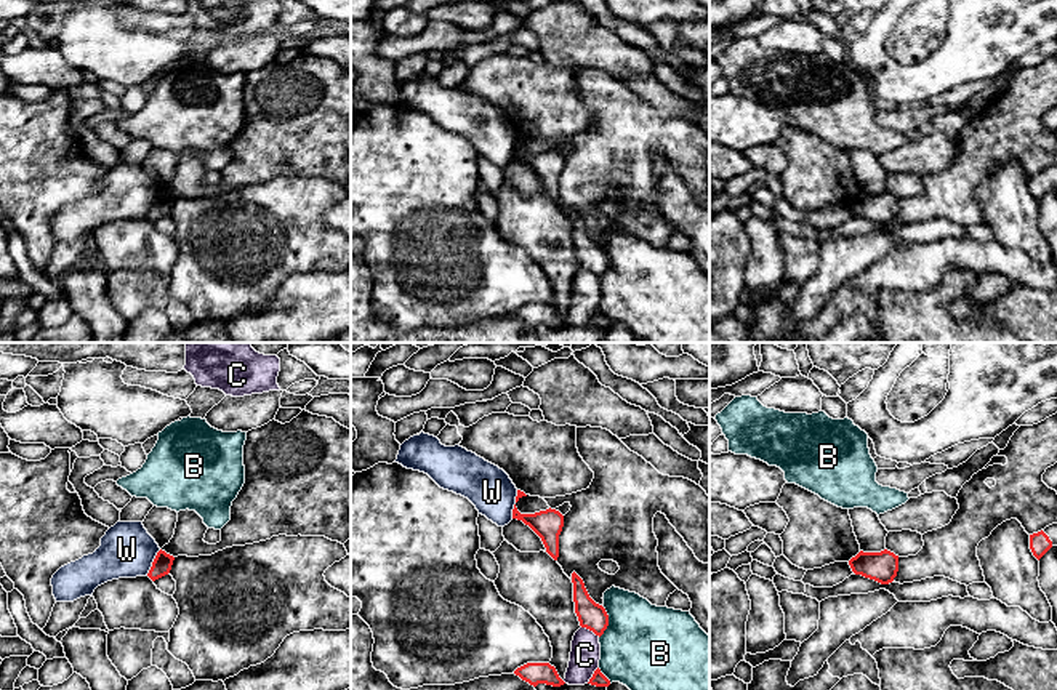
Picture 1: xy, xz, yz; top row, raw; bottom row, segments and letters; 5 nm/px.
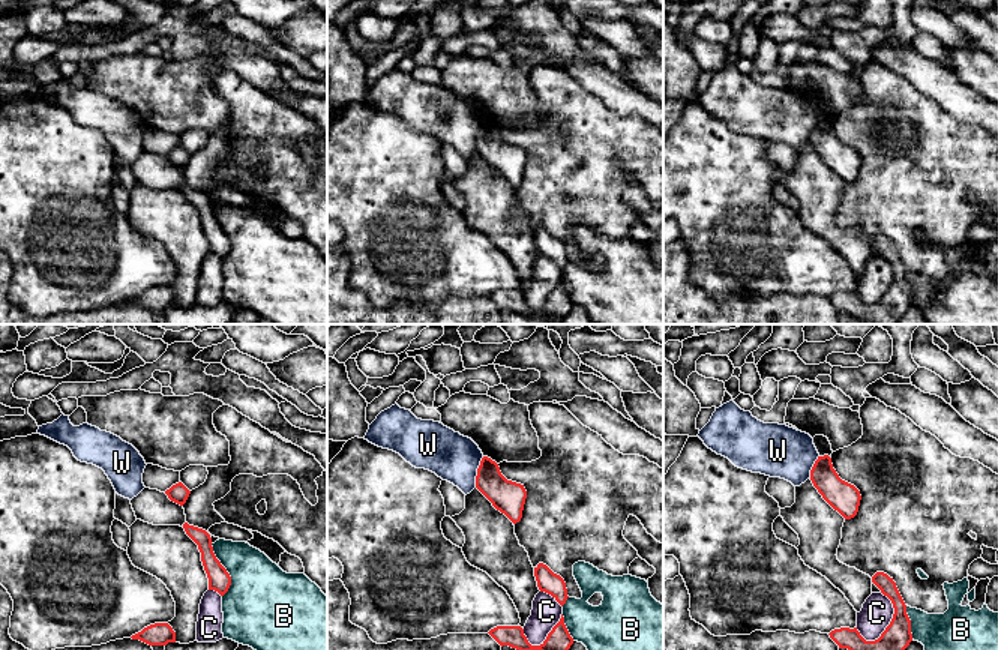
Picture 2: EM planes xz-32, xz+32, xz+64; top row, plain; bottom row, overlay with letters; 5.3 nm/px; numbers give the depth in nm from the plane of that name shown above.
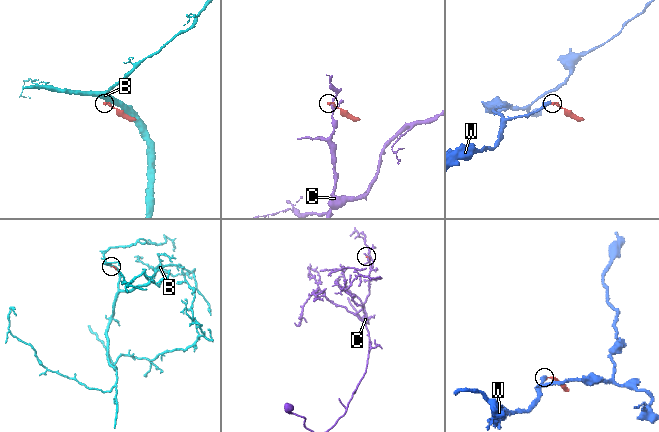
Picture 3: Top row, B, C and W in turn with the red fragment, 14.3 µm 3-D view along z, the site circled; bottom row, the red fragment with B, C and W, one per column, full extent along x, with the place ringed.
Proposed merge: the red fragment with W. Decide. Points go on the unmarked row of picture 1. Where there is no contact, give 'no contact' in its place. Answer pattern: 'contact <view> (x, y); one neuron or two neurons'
contact xz (514, 146); two neurons

